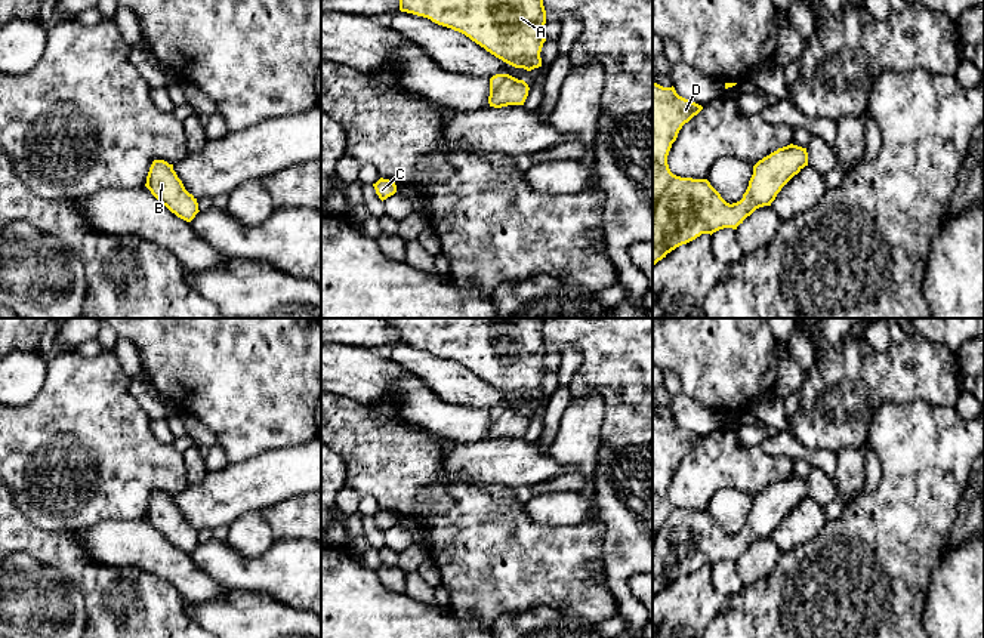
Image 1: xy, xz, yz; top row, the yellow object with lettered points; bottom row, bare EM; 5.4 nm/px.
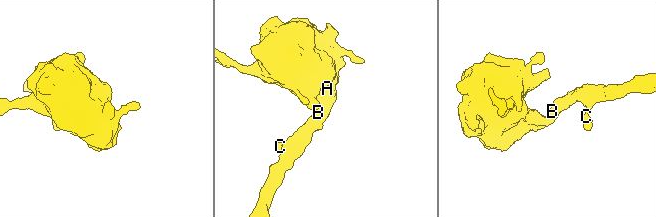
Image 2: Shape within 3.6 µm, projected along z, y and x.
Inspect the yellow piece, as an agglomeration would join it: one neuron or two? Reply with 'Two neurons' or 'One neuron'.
One neuron

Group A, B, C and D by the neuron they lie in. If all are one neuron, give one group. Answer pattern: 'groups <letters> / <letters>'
groups A B C D

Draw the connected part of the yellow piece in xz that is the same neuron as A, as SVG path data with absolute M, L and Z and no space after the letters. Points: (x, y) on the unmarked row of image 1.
M383 318L400 332L400 342L459 363L503 394L531 403L542 398L545 318Z

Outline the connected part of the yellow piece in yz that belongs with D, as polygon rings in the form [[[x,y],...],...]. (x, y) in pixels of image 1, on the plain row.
[[[653,414],[653,597],[676,579],[701,565],[724,560],[737,561],[756,540],[771,537],[781,520],[808,497],[806,480],[787,477],[764,488],[753,497],[753,506],[743,530],[727,534],[707,511],[681,509],[670,503],[667,487],[679,462],[703,441],[701,437],[679,428],[675,419]]]

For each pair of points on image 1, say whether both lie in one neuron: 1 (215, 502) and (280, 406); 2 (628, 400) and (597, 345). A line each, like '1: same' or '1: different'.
1: different
2: same

